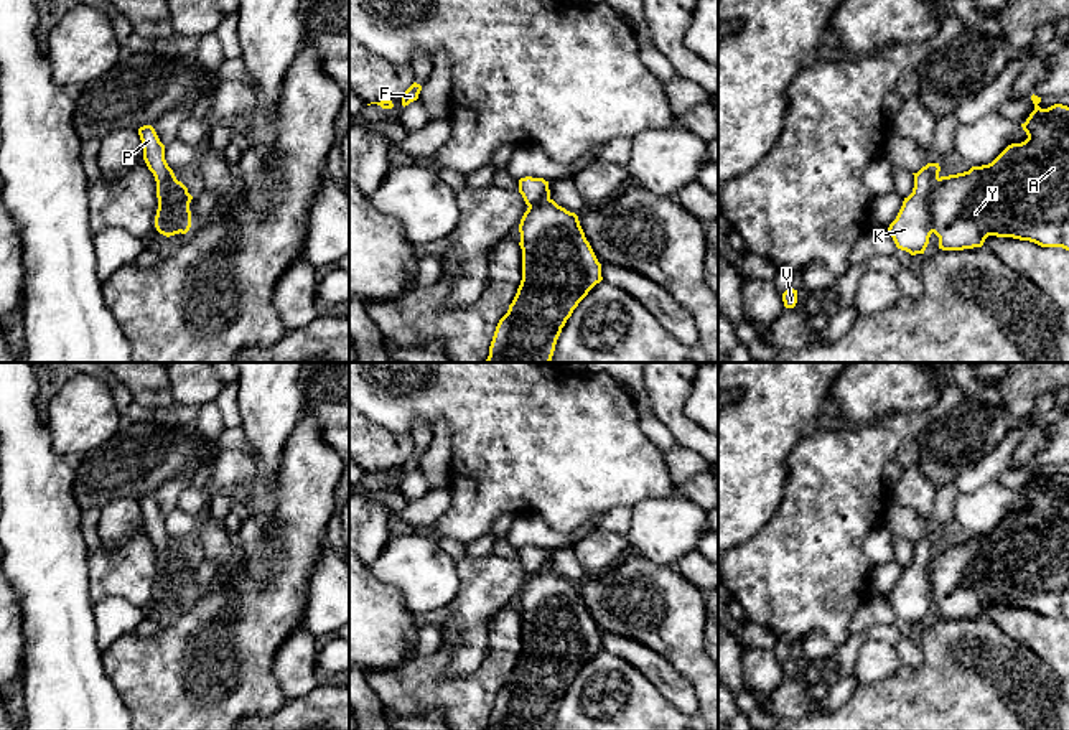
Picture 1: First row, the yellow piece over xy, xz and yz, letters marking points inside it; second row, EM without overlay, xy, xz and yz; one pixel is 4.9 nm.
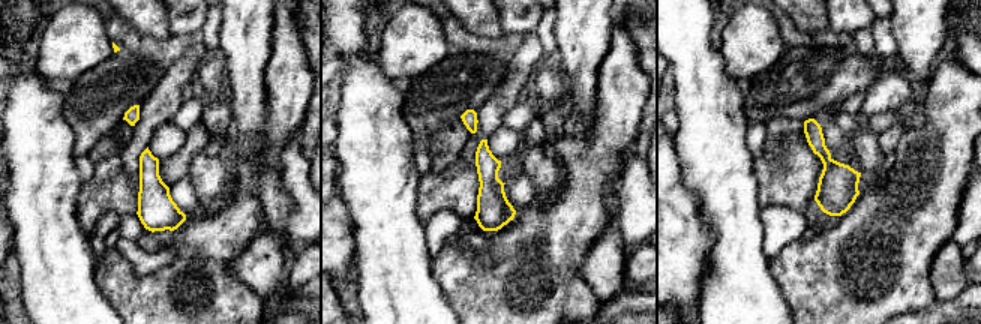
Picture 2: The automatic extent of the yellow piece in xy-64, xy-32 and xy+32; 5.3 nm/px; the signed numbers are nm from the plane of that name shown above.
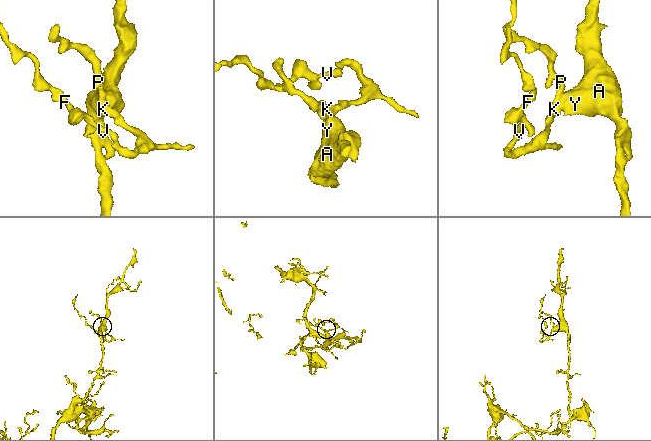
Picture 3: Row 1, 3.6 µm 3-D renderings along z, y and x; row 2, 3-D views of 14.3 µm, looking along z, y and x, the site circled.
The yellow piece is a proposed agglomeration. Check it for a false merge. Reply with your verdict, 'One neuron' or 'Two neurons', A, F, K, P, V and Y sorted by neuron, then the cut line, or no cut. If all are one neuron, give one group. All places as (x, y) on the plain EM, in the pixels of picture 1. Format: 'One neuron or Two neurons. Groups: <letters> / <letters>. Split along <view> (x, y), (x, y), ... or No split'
Two neurons. Groups: A Y / F K P V. Split along xy (175, 547), (163, 574), (163, 582), (186, 600)

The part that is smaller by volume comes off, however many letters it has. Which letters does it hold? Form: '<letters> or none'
F, K, P, V

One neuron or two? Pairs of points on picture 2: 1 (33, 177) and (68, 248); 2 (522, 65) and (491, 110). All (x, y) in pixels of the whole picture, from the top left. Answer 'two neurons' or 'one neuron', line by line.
1: one neuron
2: one neuron

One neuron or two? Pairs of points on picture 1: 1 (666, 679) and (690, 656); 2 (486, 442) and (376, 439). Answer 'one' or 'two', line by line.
1: two
2: two

